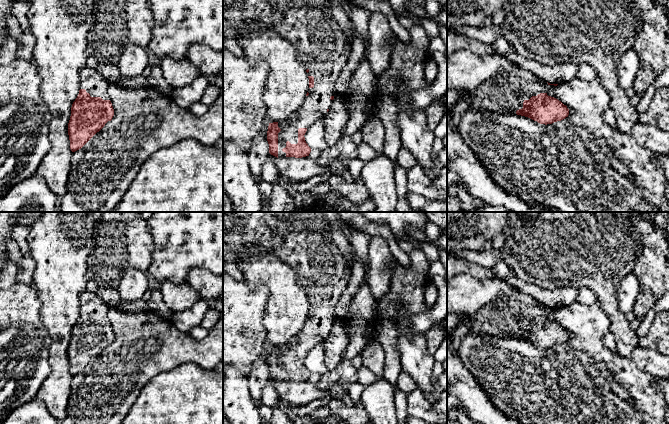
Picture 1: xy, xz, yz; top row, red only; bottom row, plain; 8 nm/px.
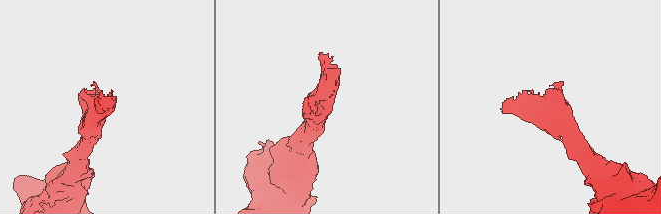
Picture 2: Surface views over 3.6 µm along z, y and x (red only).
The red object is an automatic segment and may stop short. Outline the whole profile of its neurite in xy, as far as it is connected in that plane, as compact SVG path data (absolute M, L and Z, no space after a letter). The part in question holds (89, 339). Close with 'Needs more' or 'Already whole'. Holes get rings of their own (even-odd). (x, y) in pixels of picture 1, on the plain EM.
M85 290L80 295L80 314L71 331L68 347L70 373L81 373L114 340L114 333L108 321L109 306L94 292Z. Needs more

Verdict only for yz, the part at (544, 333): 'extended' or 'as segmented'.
extended

